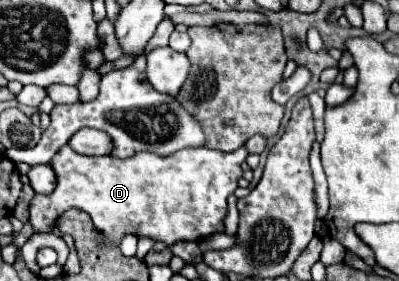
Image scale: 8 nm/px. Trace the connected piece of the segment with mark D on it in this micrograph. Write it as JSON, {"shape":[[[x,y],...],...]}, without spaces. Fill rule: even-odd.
{"shape":[[[64,145],[52,157],[50,167],[56,173],[56,191],[49,195],[35,194],[30,201],[30,225],[34,233],[48,233],[54,229],[56,219],[68,211],[70,207],[78,207],[92,217],[96,231],[102,235],[102,245],[118,247],[126,235],[148,237],[154,241],[162,241],[168,247],[180,241],[198,241],[214,233],[224,233],[224,217],[228,213],[226,199],[238,189],[238,179],[242,177],[242,163],[246,161],[248,151],[240,147],[232,153],[214,151],[206,147],[196,149],[180,149],[174,155],[160,157],[156,153],[136,153],[126,159],[116,159],[112,155],[106,157],[88,157],[78,155],[72,147]]]}

